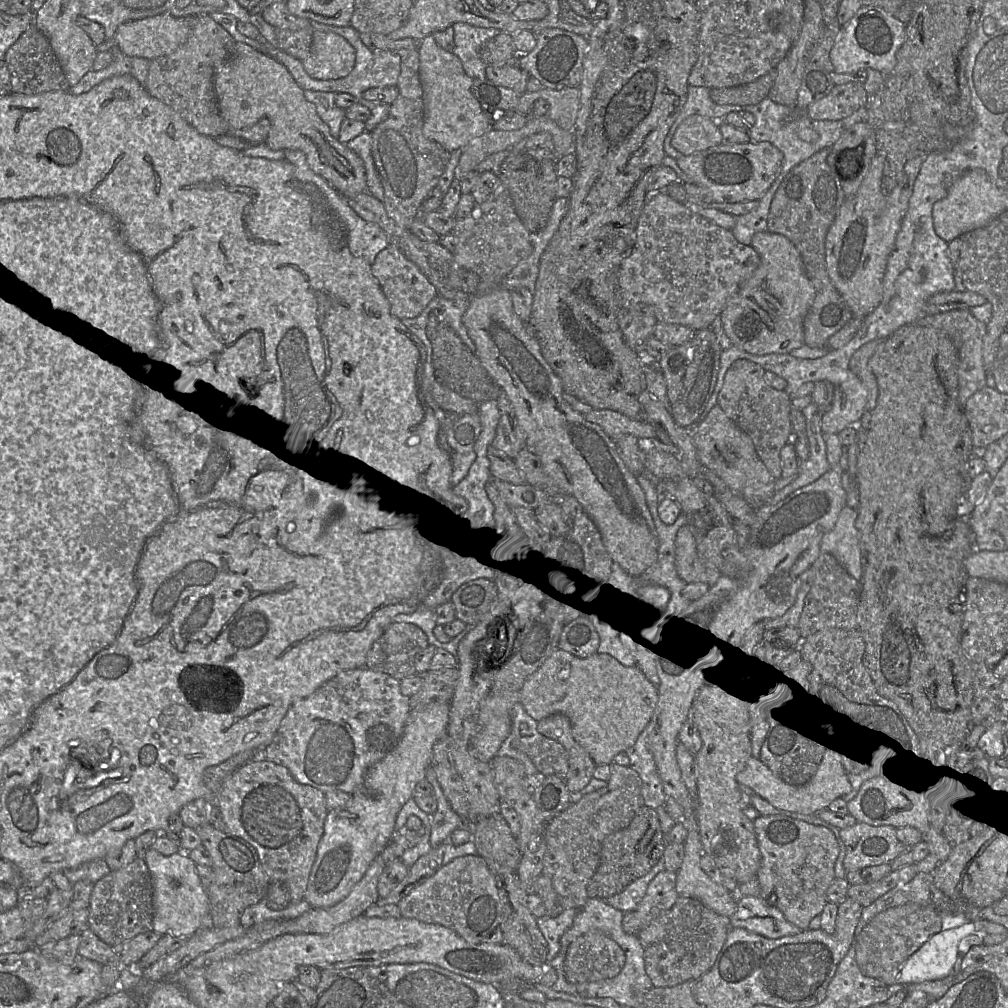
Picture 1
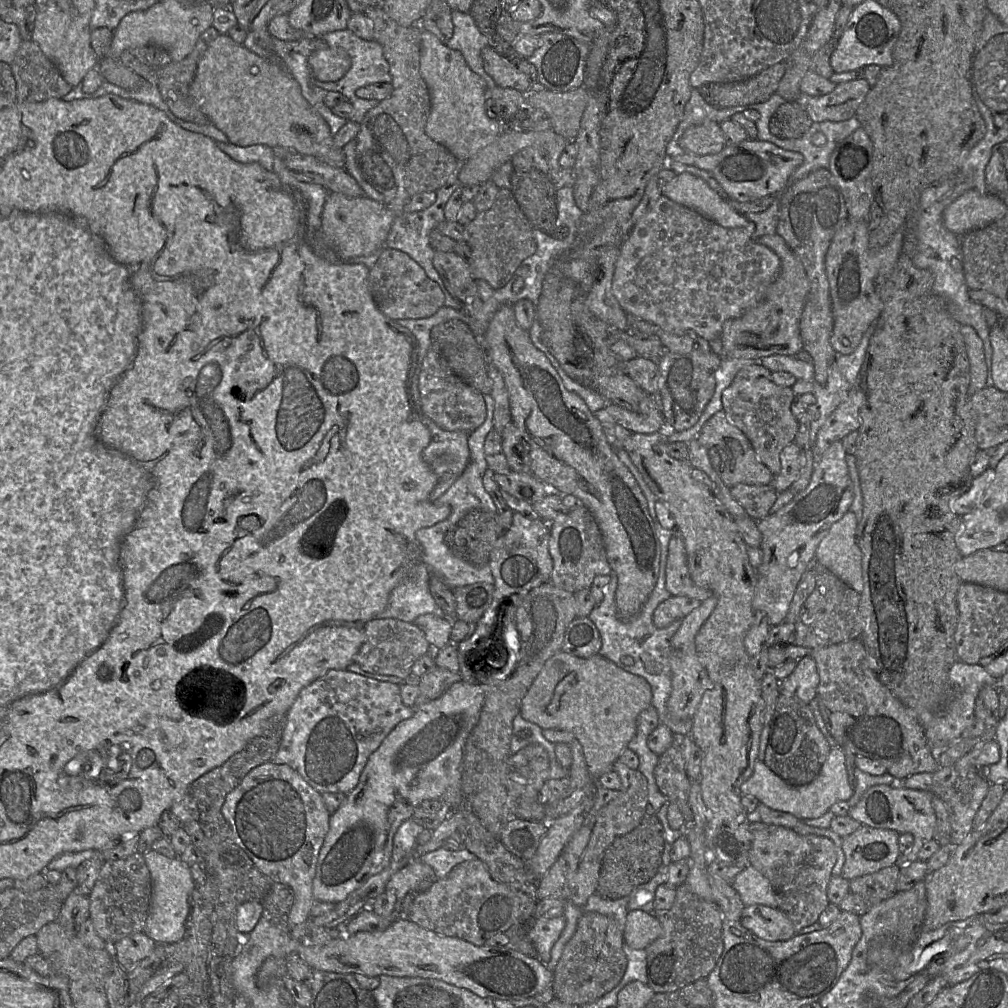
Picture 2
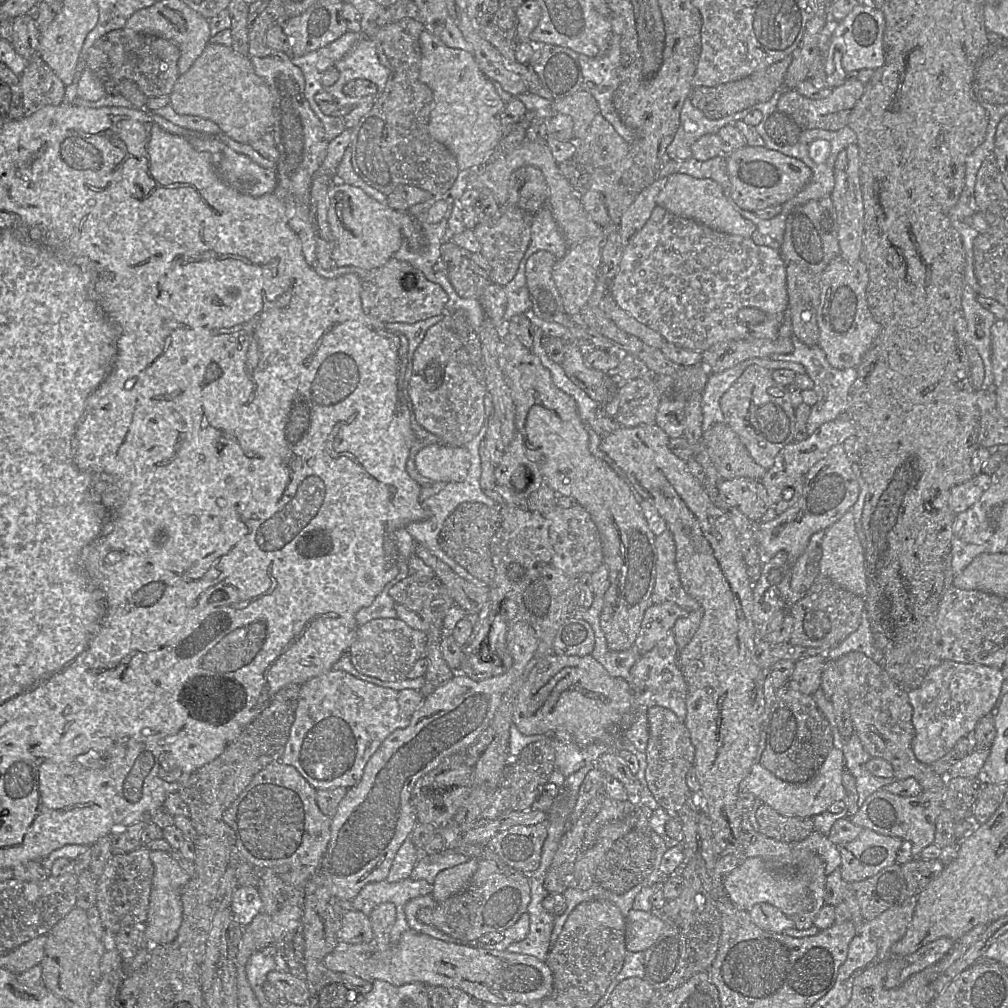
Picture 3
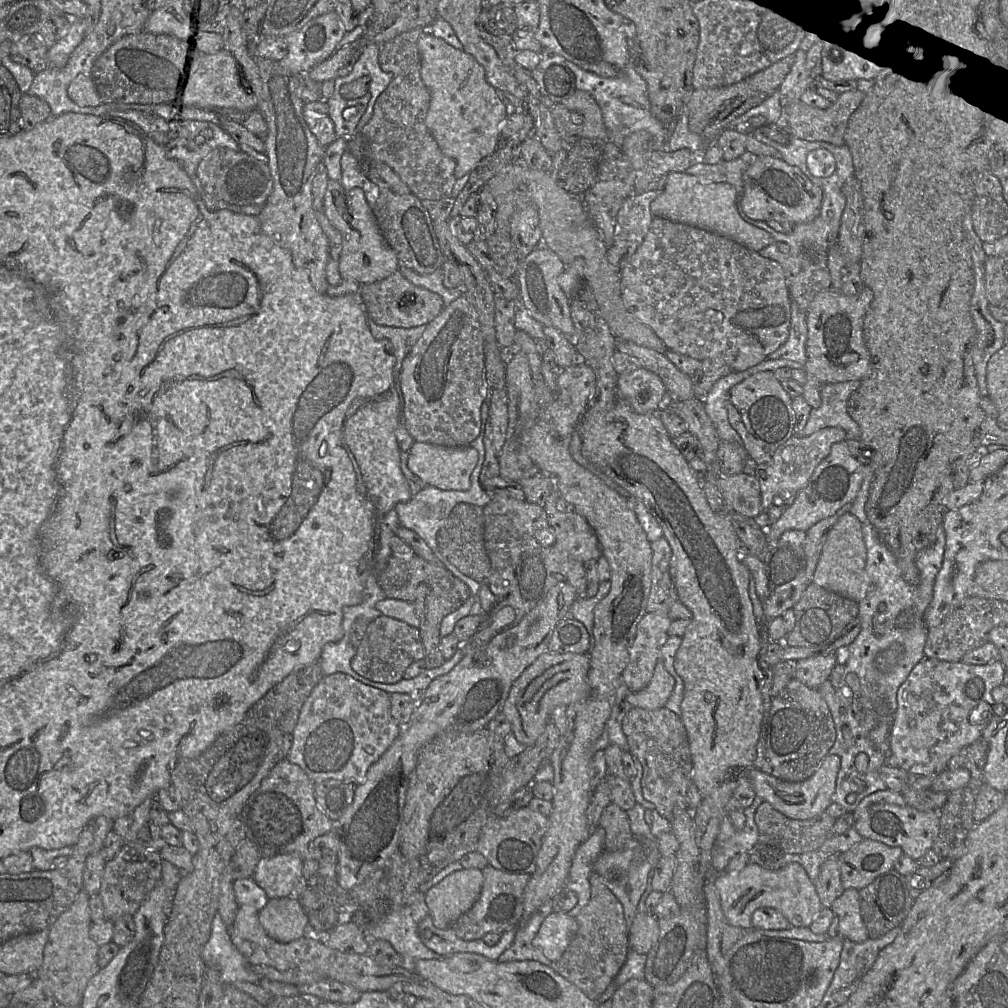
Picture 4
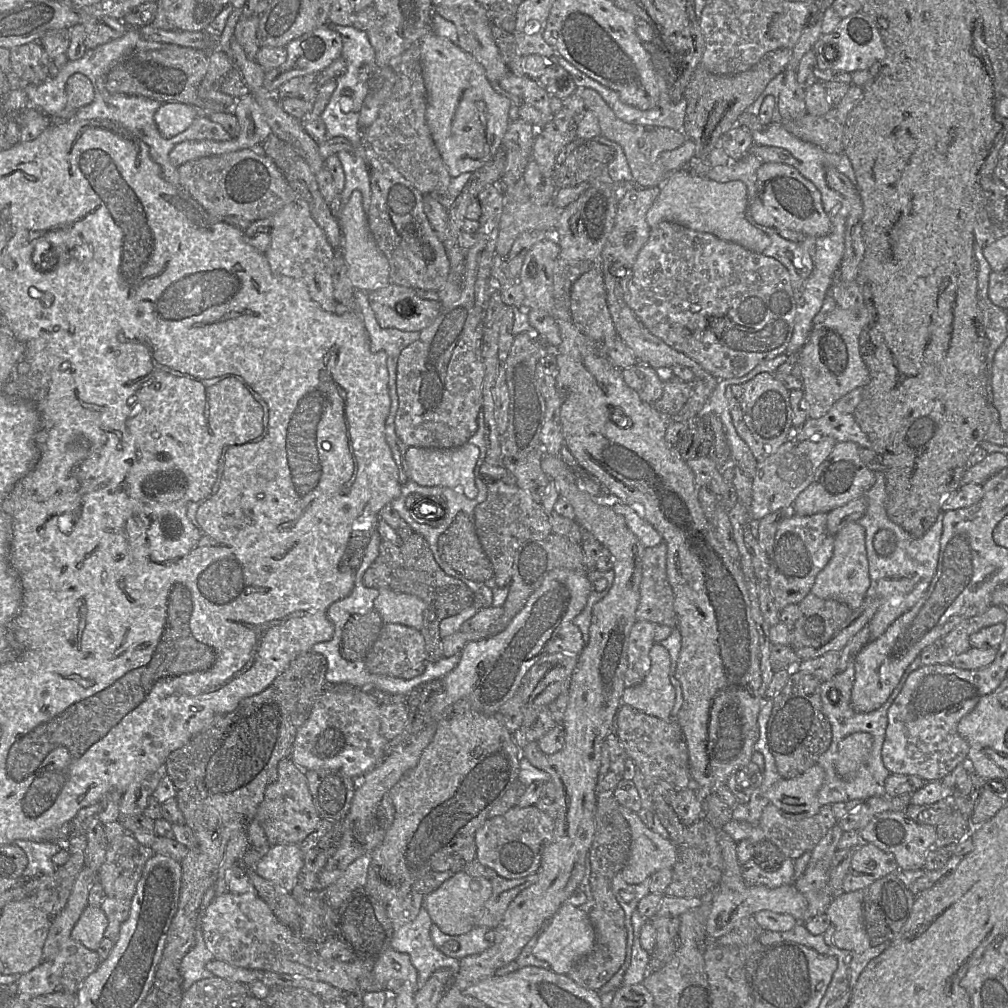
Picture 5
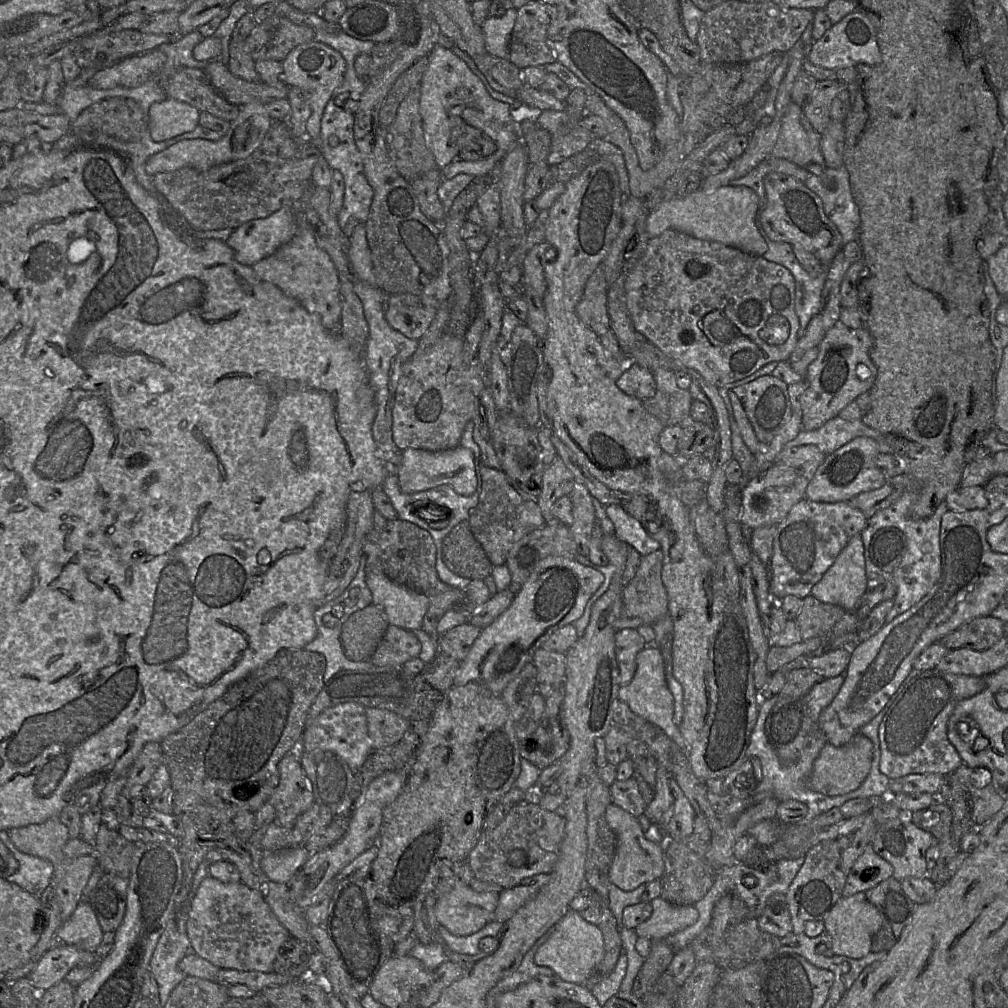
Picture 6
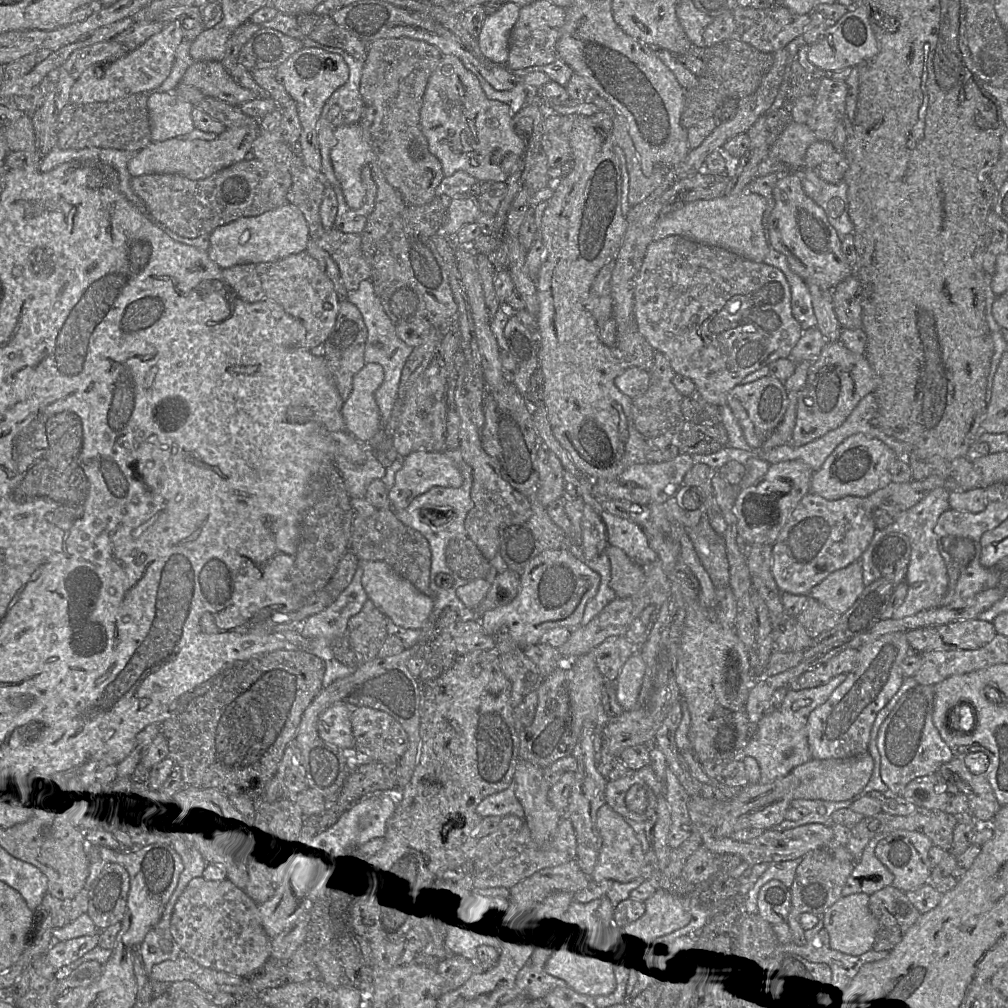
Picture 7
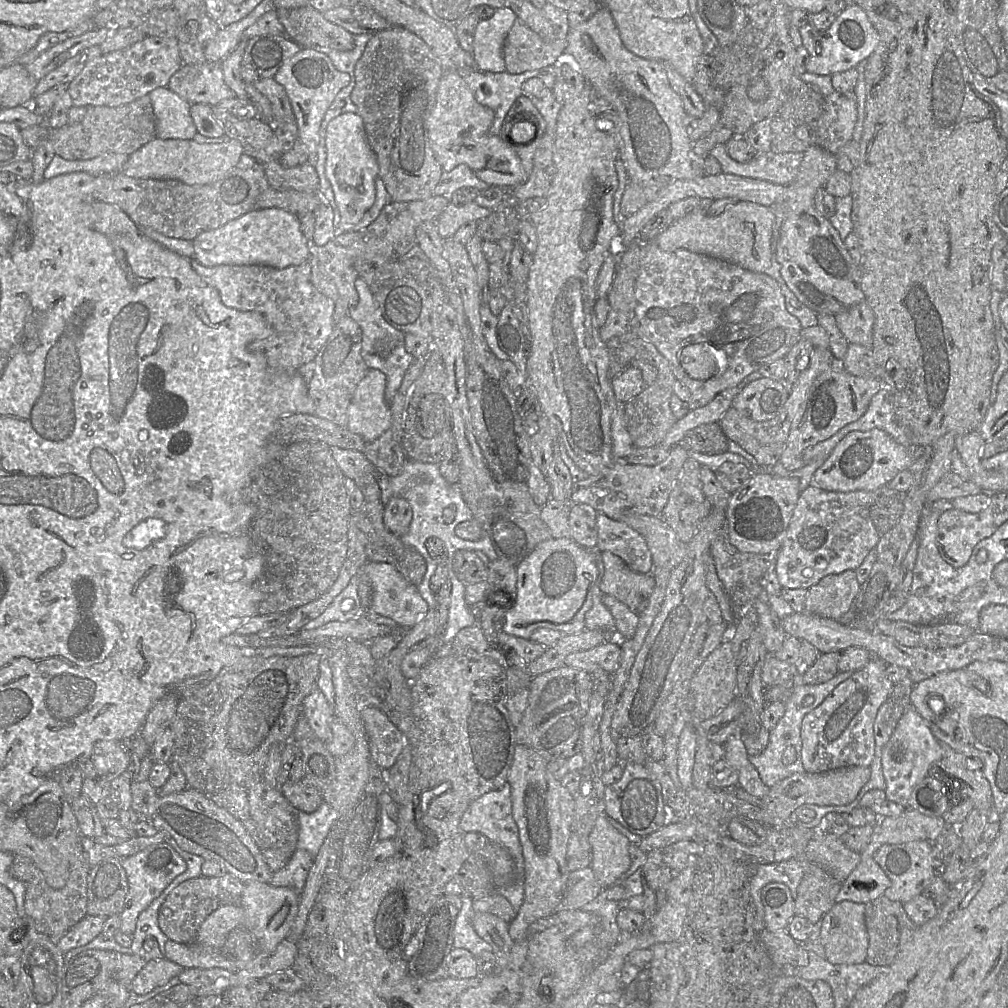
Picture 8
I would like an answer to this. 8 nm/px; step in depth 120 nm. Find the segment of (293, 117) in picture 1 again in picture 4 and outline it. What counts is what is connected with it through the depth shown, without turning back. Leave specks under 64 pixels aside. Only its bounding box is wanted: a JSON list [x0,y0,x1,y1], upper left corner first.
[173,49,257,112]

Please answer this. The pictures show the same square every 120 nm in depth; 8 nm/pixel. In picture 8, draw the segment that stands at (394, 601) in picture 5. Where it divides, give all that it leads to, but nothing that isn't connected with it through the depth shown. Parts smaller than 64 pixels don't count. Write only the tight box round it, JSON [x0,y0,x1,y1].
[360,561,429,629]

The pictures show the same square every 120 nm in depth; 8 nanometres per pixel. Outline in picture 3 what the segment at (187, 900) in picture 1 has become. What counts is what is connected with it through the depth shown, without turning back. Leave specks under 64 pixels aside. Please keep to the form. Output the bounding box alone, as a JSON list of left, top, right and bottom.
[143,851,190,945]

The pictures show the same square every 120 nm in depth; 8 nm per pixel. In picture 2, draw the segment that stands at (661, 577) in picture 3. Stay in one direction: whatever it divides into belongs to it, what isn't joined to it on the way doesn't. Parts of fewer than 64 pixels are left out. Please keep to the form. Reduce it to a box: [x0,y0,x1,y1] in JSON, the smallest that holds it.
[665,532,712,602]

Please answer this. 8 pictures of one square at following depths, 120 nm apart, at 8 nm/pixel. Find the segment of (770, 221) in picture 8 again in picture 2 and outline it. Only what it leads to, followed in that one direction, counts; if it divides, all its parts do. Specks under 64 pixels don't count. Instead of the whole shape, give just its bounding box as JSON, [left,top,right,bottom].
[661,172,749,228]

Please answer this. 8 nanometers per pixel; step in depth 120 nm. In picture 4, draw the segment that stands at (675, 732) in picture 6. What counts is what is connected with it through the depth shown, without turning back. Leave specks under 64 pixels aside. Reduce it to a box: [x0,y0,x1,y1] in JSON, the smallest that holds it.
[627,659,674,709]

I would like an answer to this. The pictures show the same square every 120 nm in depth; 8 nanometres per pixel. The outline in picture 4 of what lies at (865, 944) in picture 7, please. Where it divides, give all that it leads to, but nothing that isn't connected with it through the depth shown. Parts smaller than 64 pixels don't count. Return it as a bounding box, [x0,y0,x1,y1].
[830,888,869,943]

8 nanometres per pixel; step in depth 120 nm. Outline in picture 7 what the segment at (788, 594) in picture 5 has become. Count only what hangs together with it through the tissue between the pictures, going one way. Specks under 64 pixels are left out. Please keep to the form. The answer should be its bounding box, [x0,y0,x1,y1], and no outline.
[771,493,876,595]

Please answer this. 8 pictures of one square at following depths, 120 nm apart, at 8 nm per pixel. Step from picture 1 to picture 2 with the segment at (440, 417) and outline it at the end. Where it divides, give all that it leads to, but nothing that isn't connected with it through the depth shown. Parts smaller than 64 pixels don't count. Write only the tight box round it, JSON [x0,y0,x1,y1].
[421,415,470,501]

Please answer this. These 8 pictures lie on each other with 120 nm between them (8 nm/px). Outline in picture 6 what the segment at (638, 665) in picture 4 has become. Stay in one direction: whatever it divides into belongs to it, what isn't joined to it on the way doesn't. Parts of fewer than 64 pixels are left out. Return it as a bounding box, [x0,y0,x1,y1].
[615,628,646,685]

